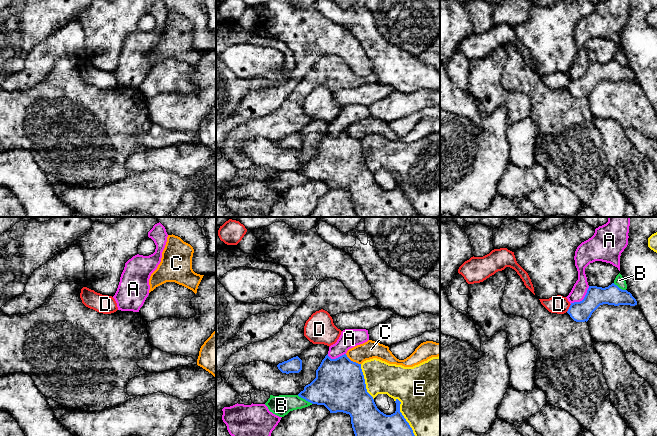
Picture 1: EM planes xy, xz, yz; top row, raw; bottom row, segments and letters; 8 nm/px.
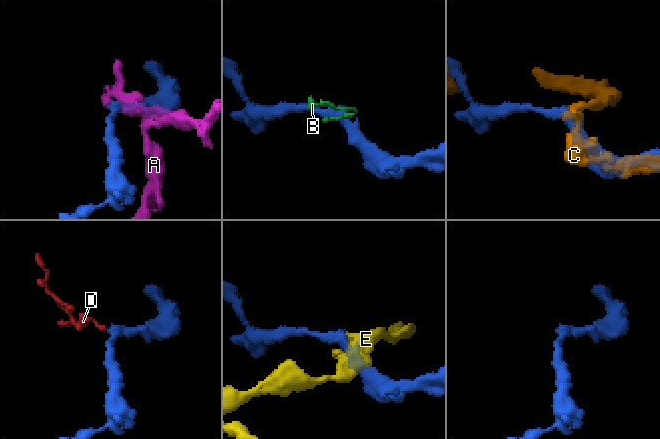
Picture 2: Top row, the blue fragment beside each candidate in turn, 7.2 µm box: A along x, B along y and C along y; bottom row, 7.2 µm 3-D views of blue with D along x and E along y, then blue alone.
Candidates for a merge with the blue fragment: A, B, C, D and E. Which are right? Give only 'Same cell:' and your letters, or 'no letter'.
Same cell: no letter

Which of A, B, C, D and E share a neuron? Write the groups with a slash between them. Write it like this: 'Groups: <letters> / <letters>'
Groups: A / B D / C / E

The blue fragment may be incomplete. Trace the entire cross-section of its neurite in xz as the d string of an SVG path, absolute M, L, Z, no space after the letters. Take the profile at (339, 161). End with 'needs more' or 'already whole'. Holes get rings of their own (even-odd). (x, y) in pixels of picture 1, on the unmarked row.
M327 130L316 146L316 154L298 172L312 180L324 181L330 189L349 190L357 217L417 217L412 204L400 188L401 178L396 175L396 187L393 190L381 188L367 168L361 140L351 137L346 130L336 135L331 135Z | already whole

